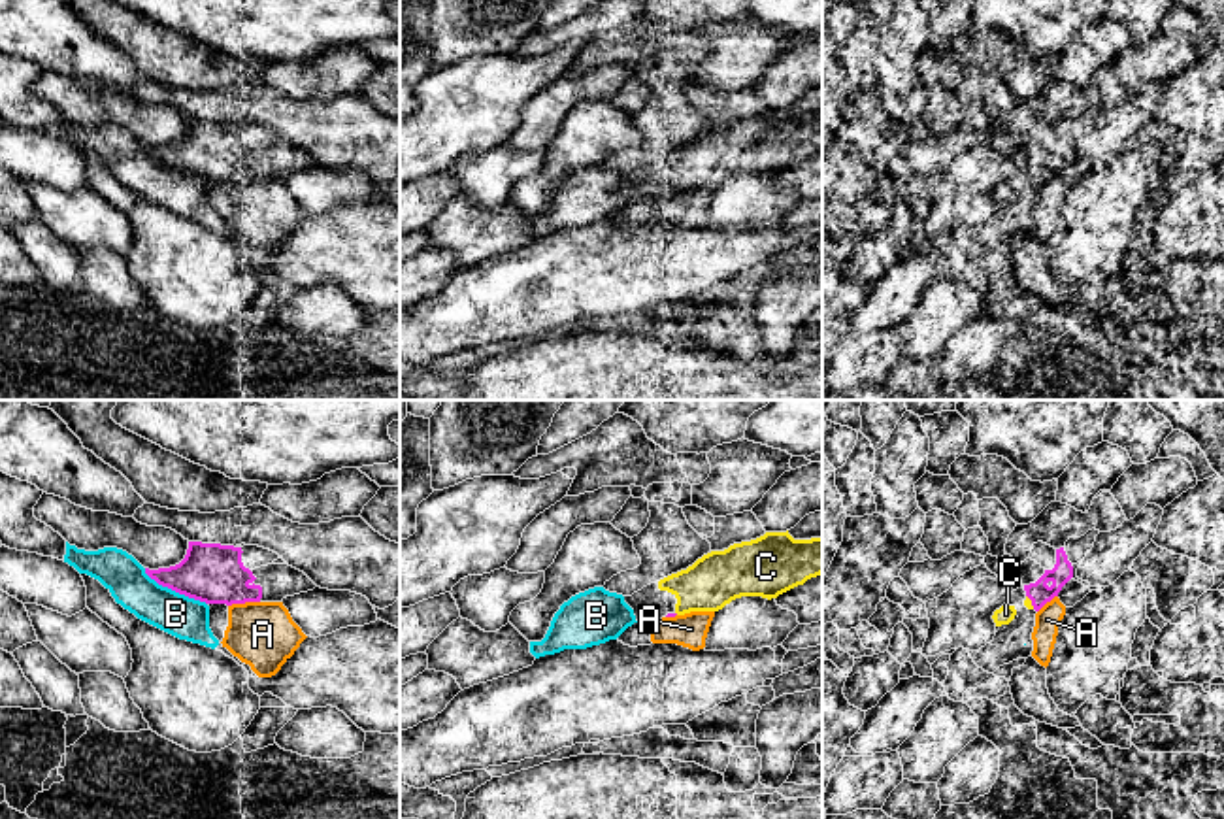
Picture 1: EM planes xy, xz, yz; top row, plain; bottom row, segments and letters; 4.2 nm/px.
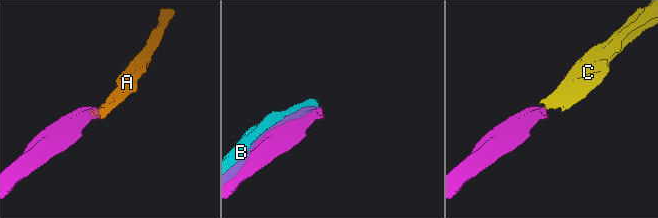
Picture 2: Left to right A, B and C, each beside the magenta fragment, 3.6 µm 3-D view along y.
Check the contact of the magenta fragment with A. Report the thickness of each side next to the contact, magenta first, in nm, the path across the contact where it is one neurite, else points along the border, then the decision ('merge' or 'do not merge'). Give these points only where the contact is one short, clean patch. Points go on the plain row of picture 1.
calibres 260 and 280 nm; do not merge

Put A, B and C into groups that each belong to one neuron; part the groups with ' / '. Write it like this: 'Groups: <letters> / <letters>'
Groups: A / B / C

